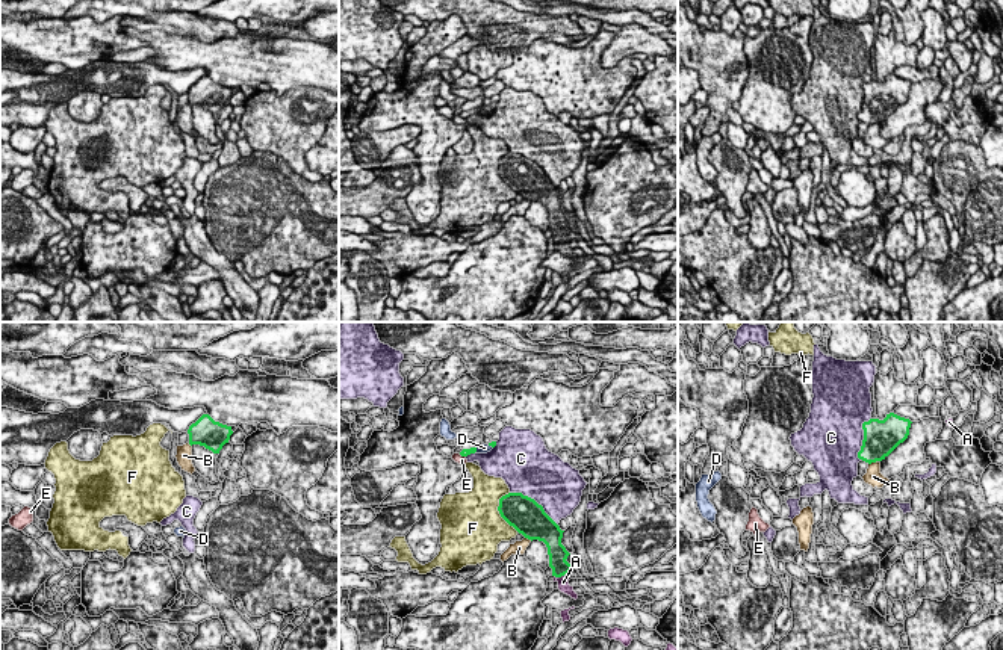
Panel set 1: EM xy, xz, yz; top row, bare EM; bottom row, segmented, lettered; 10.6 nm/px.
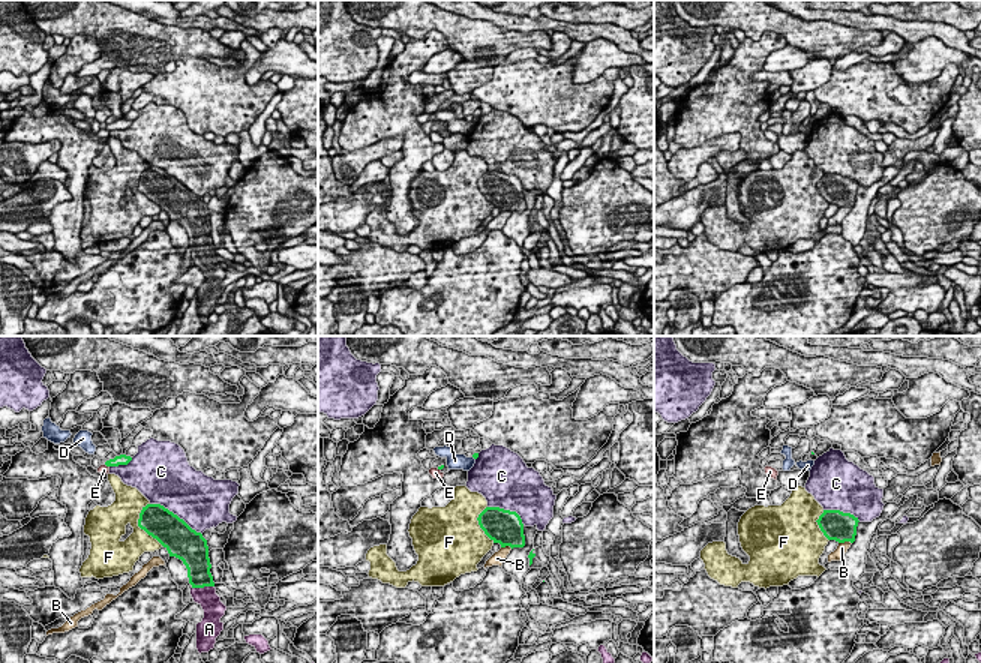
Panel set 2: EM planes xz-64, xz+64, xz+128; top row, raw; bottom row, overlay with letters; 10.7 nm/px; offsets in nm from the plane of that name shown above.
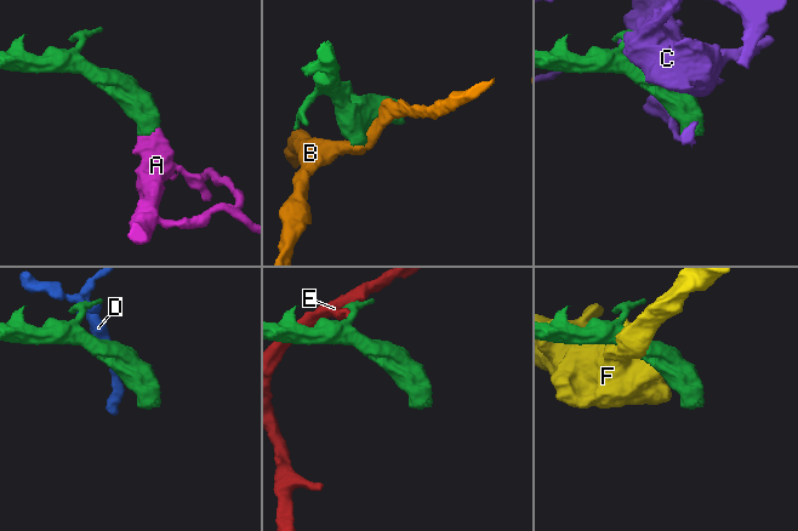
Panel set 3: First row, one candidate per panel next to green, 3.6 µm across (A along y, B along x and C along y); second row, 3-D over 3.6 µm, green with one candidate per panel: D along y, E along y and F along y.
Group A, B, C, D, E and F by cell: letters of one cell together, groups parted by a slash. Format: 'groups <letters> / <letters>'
groups A / B / C / D / E / F

